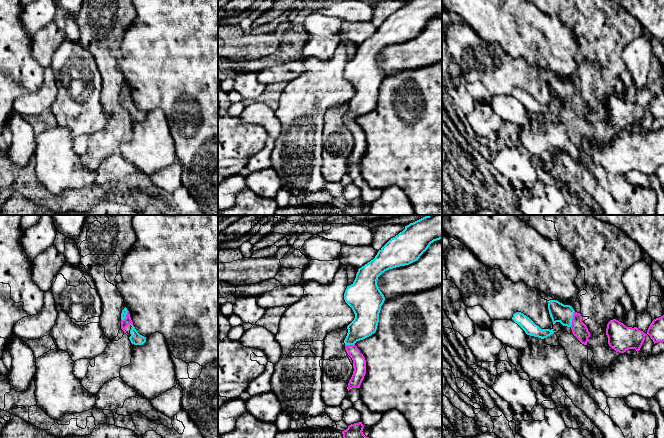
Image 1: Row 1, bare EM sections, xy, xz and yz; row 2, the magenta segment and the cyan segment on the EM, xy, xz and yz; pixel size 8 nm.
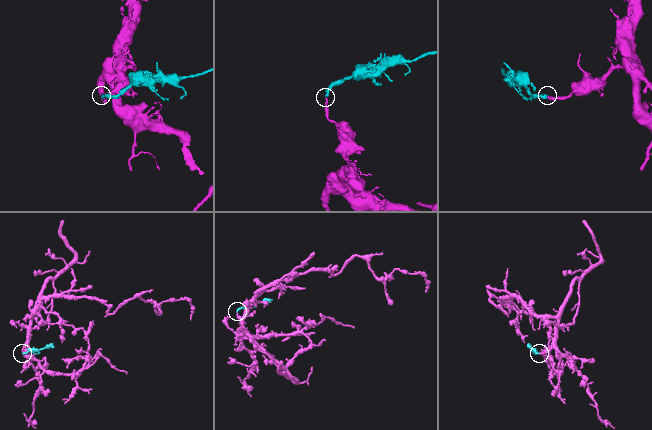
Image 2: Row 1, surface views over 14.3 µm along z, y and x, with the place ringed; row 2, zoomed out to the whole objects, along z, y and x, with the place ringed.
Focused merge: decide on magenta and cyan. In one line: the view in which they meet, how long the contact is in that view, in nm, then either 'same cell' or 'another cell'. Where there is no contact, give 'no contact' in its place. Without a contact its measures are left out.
meets magenta in yz; contact 130 nm long; same cell

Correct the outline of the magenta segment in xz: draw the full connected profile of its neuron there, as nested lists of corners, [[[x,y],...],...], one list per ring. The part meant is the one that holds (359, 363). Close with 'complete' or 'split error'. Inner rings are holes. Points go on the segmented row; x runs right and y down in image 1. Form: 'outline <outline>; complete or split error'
outline [[[428,215],[409,225],[391,238],[375,258],[358,269],[354,282],[347,286],[345,302],[352,308],[355,318],[347,326],[345,350],[353,360],[353,375],[348,391],[360,388],[366,374],[366,360],[355,343],[377,330],[379,313],[385,297],[380,291],[378,277],[389,269],[417,261],[431,243],[442,239],[442,215]]]; split error

